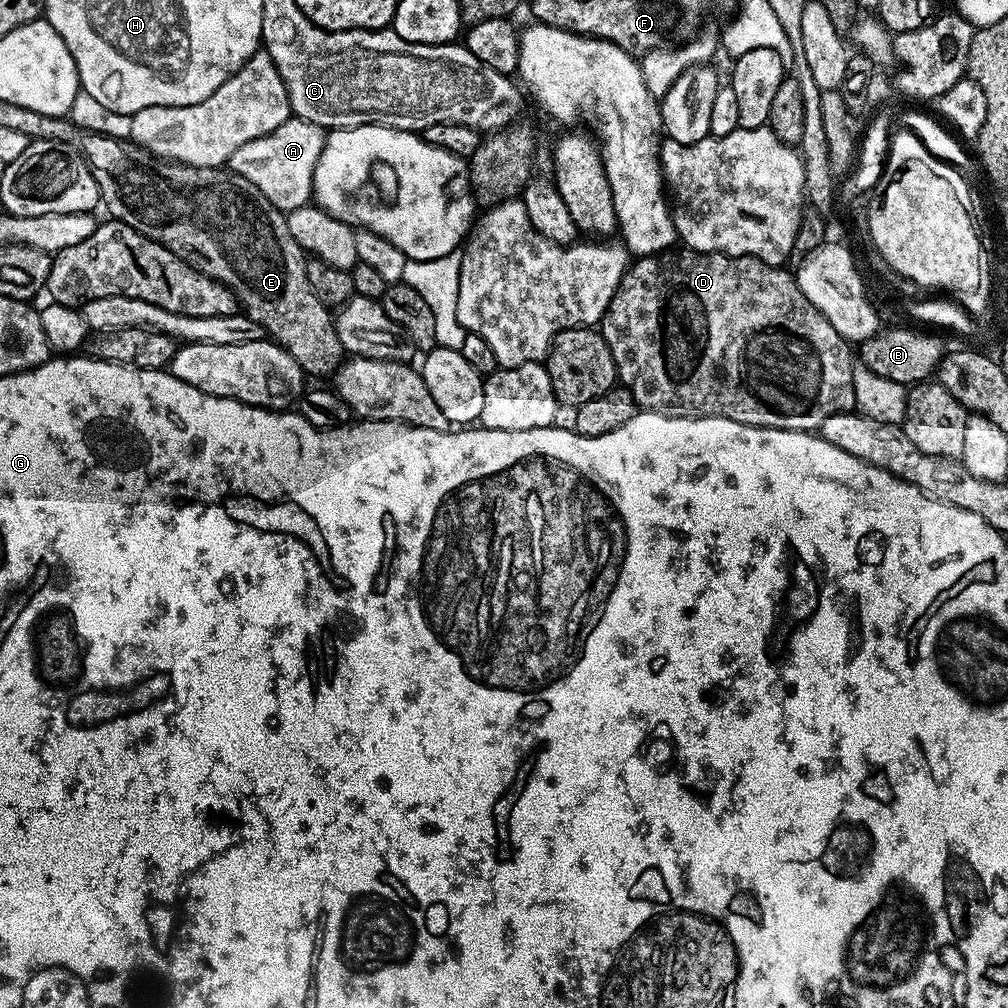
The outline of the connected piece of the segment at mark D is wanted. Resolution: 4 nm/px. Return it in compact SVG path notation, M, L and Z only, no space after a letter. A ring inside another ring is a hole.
M691 250L657 252L655 256L641 256L629 263L627 272L620 280L618 290L604 312L598 330L610 346L610 354L616 363L619 383L634 394L637 409L657 412L663 416L717 416L734 422L749 424L755 428L781 428L787 432L812 432L819 429L830 414L842 414L856 408L854 398L854 352L849 341L843 340L830 326L828 319L802 294L796 285L796 277L784 268L775 268L768 260L753 256L726 256L723 252L693 252Z

